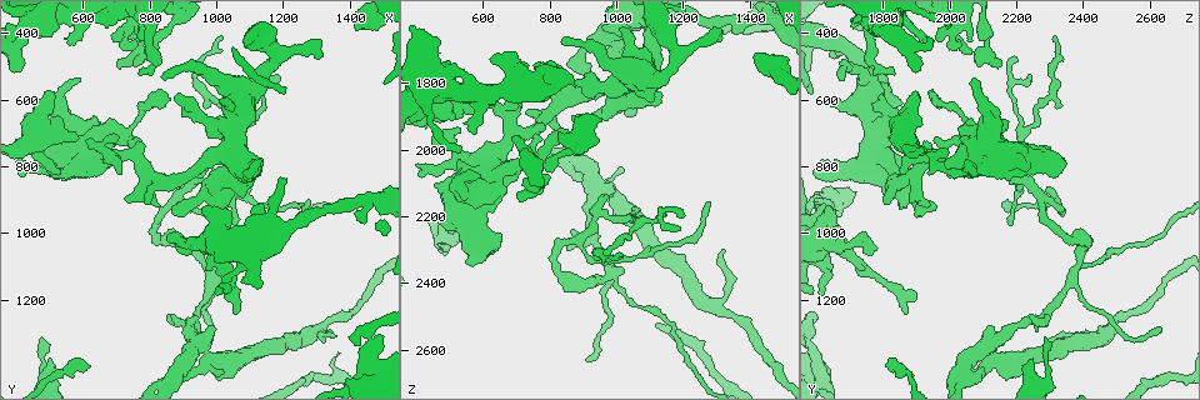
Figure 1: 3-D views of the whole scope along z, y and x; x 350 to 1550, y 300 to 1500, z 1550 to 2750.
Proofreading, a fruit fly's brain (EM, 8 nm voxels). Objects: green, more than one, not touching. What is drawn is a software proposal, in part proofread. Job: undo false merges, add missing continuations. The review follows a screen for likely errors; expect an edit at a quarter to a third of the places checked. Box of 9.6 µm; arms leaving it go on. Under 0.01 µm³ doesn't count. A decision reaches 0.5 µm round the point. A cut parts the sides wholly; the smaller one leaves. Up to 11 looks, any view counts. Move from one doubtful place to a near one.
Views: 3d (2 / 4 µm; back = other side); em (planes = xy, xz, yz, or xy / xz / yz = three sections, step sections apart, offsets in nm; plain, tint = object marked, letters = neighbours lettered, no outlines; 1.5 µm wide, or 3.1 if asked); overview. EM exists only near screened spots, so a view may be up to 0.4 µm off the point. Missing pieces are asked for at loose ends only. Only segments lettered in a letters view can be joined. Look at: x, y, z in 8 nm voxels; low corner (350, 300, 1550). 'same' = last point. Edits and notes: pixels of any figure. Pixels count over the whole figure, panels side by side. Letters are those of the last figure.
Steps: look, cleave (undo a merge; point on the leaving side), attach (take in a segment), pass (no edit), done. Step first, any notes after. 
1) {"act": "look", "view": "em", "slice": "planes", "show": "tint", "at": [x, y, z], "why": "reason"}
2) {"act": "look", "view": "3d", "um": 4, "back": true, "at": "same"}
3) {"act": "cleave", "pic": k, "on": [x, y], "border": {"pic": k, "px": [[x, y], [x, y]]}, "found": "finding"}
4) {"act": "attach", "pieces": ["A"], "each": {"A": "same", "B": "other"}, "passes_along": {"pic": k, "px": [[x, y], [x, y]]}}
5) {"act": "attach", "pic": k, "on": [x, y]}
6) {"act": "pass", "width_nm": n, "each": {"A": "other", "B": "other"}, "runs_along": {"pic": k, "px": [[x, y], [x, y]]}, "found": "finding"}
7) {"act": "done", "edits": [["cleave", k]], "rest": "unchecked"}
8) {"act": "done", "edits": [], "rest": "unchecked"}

{"act": "look", "view": "em", "slice": "xz", "step": 4, "show": "tint", "at": [570, 800, 2070], "why": "thick turns thin"}

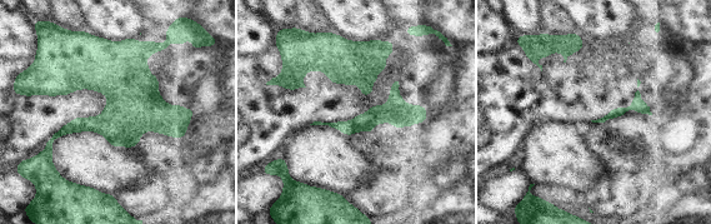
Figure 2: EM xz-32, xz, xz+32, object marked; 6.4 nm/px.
{"act": "look", "view": "em", "slice": "planes", "show": "letters", "at": "same", "why": "cut it another way"}

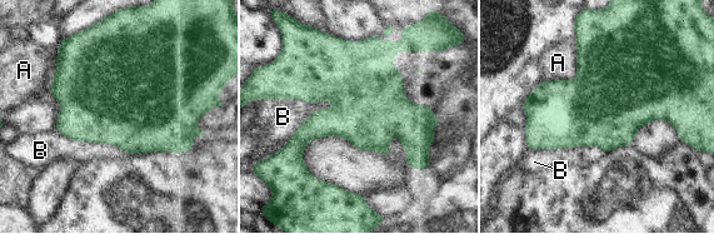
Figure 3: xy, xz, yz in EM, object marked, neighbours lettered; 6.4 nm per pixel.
{"act": "pass", "longest_contact_nm": ["B", 400], "each": {"A": "other", "B": "other"}, "border": {"pic": 3, "px": [[334, 103], [313, 110], [286, 140]]}, "found": "one cell here"}

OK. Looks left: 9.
{"act": "look", "view": "em", "slice": "planes", "show": "letters", "at": [840, 580, 1940], "why": "thin end"}

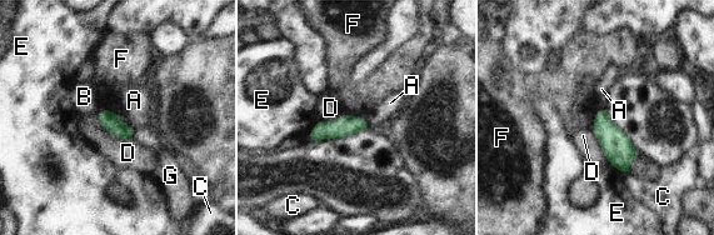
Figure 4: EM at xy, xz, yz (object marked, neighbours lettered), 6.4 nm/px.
{"act": "pass", "each": {"A": "other", "B": "other", "C": "other", "D": "other", "E": "other", "F": "other", "G": "other"}, "found": "no lettered segment goes on from it"}

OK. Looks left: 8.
{"act": "look", "view": "3d", "um": 4, "at": [1010, 400, 2310], "why": "branch stops here"}

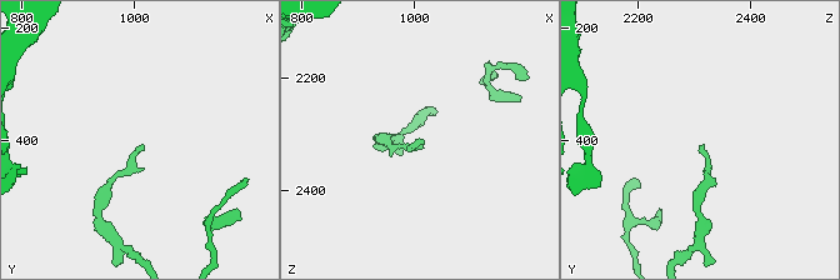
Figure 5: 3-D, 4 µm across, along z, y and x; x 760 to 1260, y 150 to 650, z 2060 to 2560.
{"act": "look", "view": "em", "slice": "planes", "show": "plain", "at": [1015, 405, 2310]}

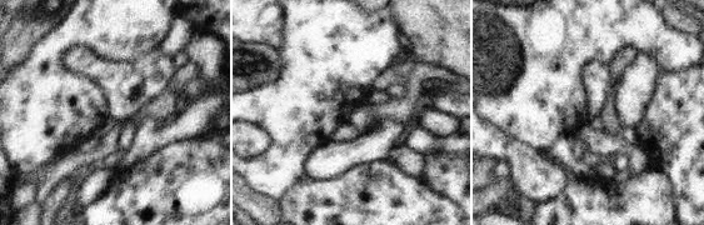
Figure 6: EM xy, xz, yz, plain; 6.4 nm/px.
{"act": "look", "view": "em", "slice": "planes", "show": "letters", "at": "same", "why": "see the neighbours"}

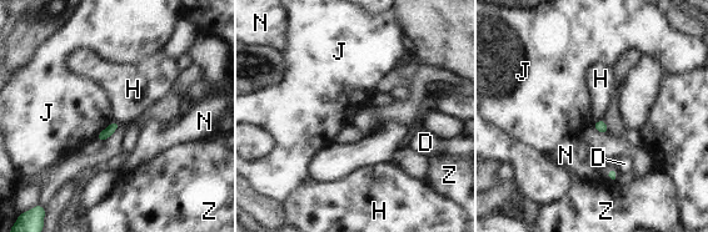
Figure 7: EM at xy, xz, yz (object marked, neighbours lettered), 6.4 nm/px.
{"act": "pass", "width_nm": 70, "each": {"D": "other", "H": "other", "J": "other", "N": "other", "Z": "other"}, "border": {"pic": 7, "px": [[604, 119], [596, 121]]}, "found": "none of them fits"}

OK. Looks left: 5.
{"act": "look", "view": "3d", "um": 4, "at": [1140, 600, 2190], "why": "abrupt turn"}

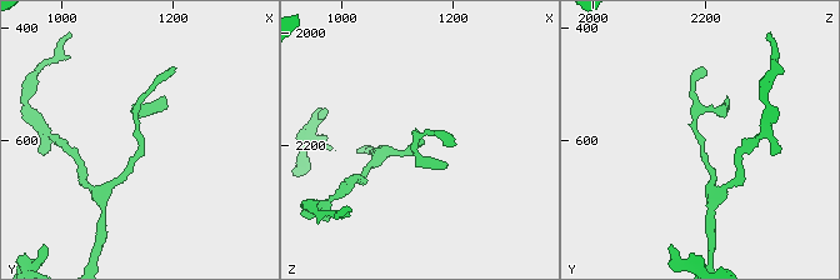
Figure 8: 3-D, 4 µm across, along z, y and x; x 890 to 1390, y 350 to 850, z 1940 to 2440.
{"act": "look", "view": "em", "slice": "planes", "show": "letters", "at": [1140, 605, 2195], "why": "need the tissue"}

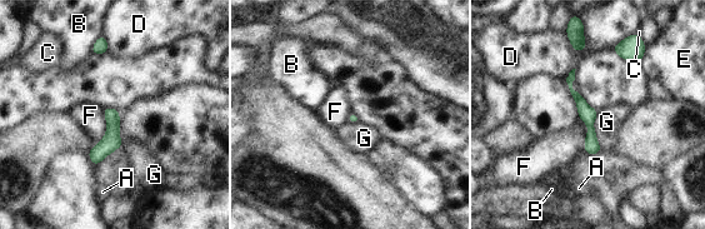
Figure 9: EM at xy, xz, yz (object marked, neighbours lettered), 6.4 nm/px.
{"act": "pass", "width_nm": 60, "each": {"A": "other", "B": "other", "C": "other", "D": "other", "E": "other", "F": "other", "G": "other"}, "runs_along": {"pic": 9, "px": [[571, 75], [570, 89], [588, 114], [595, 150]]}, "found": "all the same cell"}

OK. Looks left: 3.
{"act": "done", "edits": [], "rest": "unchecked"}

